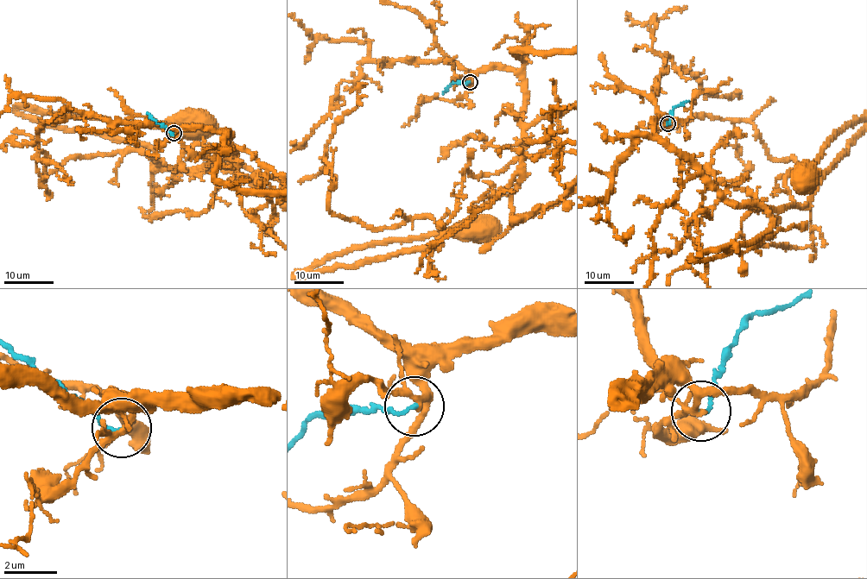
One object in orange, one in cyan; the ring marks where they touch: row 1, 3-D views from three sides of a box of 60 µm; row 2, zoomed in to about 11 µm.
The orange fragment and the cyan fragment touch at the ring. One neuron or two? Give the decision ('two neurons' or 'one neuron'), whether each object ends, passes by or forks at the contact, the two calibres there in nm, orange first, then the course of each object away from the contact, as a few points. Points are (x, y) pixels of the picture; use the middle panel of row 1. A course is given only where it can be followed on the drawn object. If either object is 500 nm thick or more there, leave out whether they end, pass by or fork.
one neuron | orange forks | cyan ends | 180/150 nm | orange via (470, 83), (492, 68), (521, 79), (511, 181), (433, 248), (294, 274), (353, 249), (483, 226) | cyan via (470, 83), (454, 83), (442, 93)

